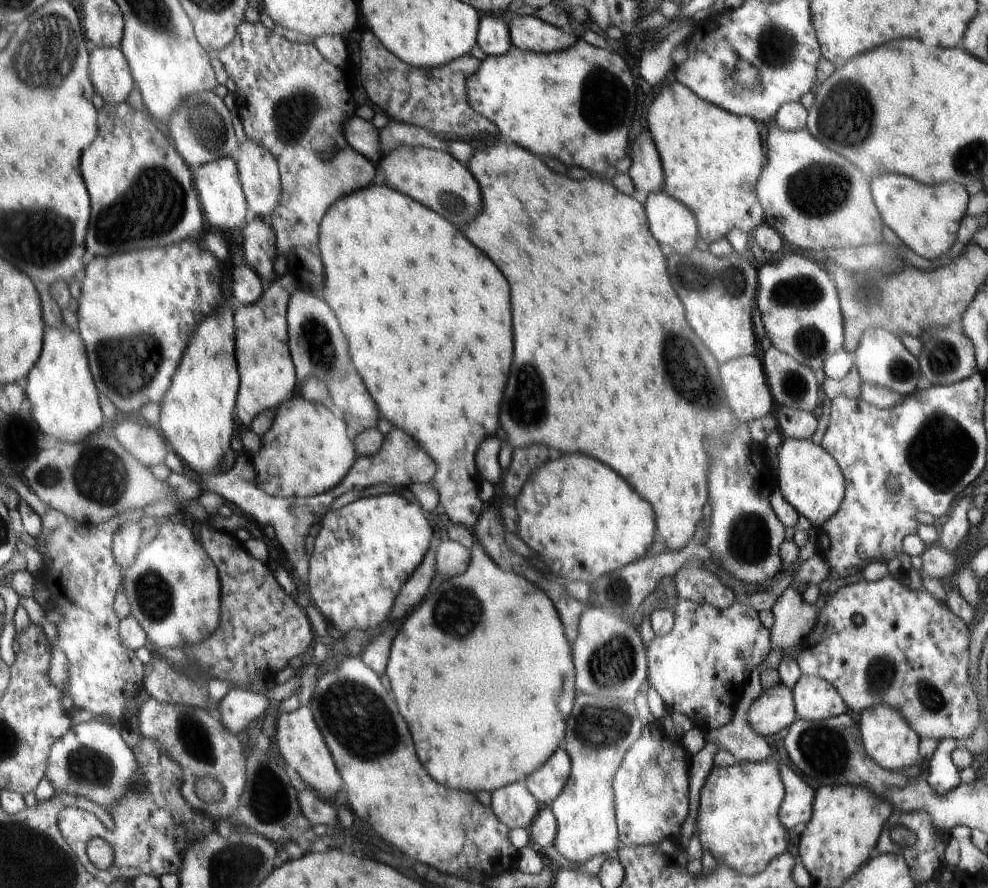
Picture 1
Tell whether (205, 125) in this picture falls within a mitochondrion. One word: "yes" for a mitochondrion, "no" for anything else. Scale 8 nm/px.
yes

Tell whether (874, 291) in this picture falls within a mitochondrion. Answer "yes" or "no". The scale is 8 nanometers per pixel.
yes

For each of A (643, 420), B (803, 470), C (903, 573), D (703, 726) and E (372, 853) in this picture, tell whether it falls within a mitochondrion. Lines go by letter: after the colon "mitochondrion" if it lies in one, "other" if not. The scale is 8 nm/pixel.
A: other
B: other
C: other
D: other
E: other

